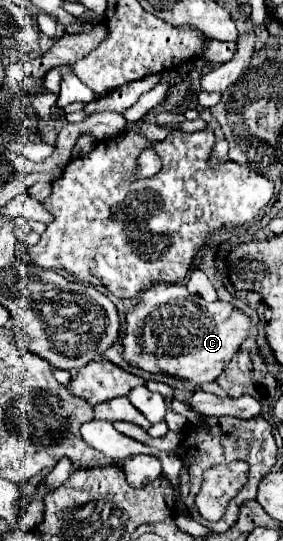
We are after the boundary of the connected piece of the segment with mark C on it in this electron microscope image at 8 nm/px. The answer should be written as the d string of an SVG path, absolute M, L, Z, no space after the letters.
M154 285L128 309L122 337L122 357L128 365L166 373L194 385L218 379L224 365L234 357L250 329L250 317L224 301L204 301L188 293L184 285Z

